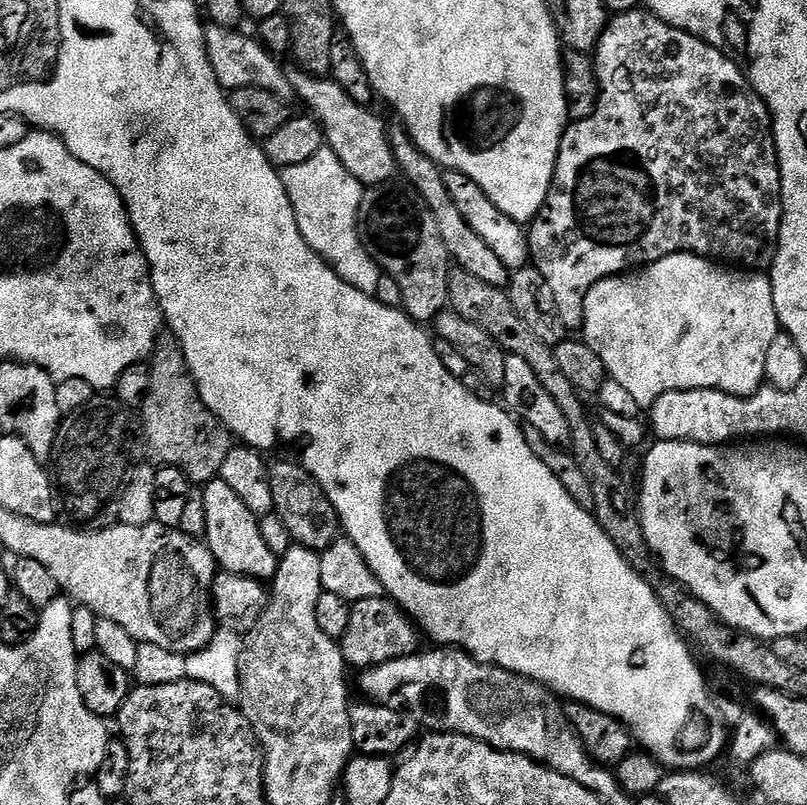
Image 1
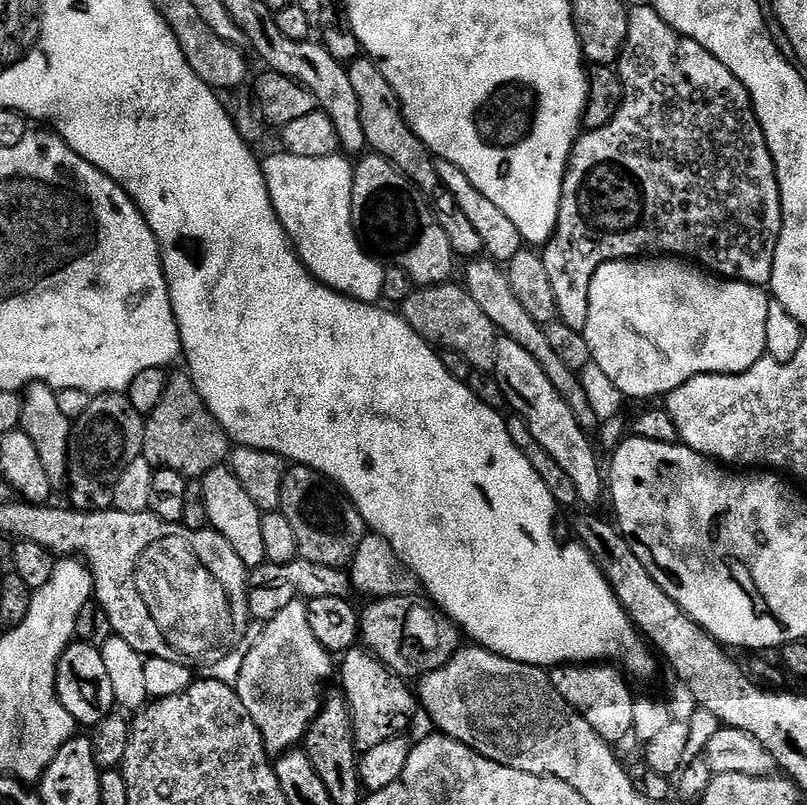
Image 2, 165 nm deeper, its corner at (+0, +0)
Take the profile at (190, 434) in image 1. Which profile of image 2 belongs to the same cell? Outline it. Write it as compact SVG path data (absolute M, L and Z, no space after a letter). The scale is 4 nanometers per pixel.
M187 371L169 375L166 394L162 396L162 402L154 406L144 422L144 451L142 459L152 464L153 469L165 468L166 470L178 470L185 478L202 478L210 470L221 467L229 459L230 441L228 435L222 430L220 423L210 414L204 399L198 394L191 376Z

